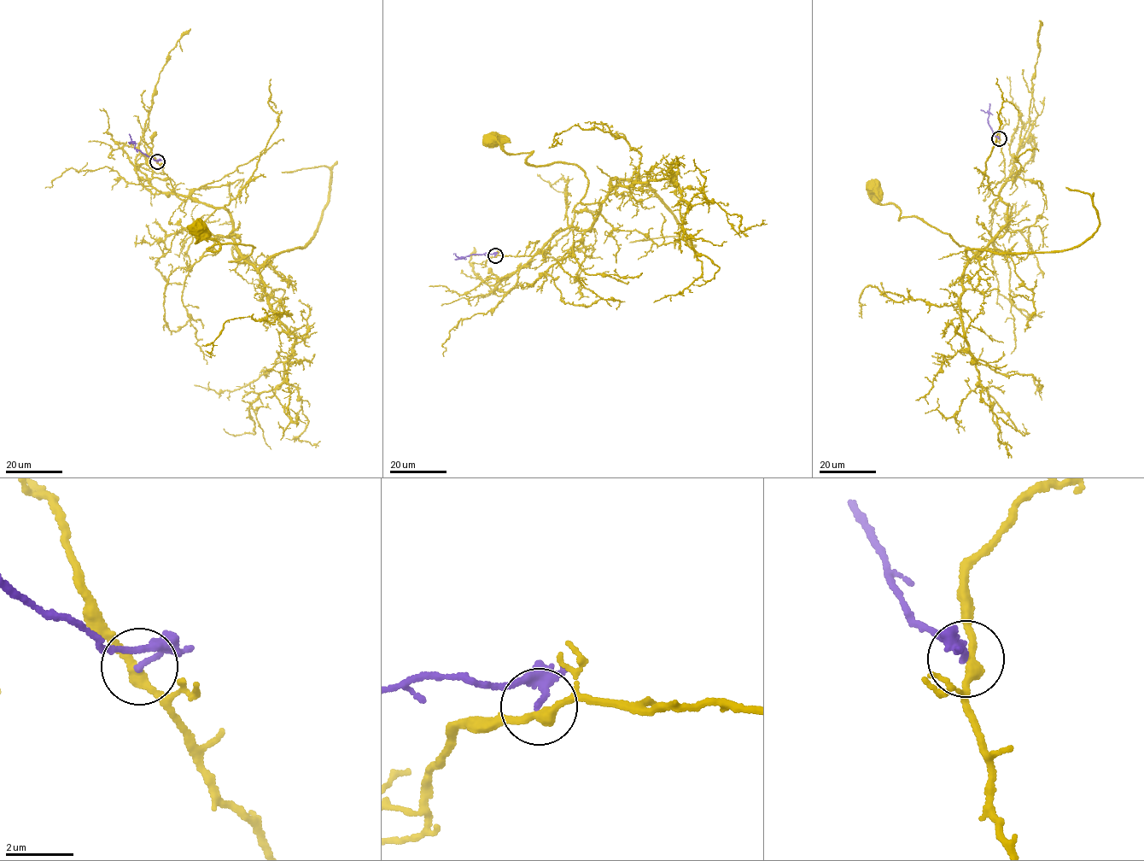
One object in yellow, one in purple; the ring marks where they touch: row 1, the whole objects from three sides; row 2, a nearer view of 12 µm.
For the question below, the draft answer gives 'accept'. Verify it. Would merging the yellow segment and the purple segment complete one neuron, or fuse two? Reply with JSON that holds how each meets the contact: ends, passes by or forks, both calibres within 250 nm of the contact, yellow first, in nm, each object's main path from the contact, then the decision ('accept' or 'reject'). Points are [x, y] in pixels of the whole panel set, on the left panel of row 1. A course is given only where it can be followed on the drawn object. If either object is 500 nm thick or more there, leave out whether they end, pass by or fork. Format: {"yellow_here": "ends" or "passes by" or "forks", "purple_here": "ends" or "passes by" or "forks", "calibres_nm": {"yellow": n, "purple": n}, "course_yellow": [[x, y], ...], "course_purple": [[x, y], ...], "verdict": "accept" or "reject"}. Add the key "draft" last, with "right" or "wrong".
{"yellow_here": "passes by", "purple_here": "ends", "calibres_nm": {"yellow": 280, "purple": 160}, "course_yellow": [[157, 161], [177, 196], [226, 209], [246, 260], [230, 261], [254, 247], [209, 250], [195, 227]], "course_purple": [[157, 161], [128, 142]], "verdict": "reject", "draft": "wrong"}

